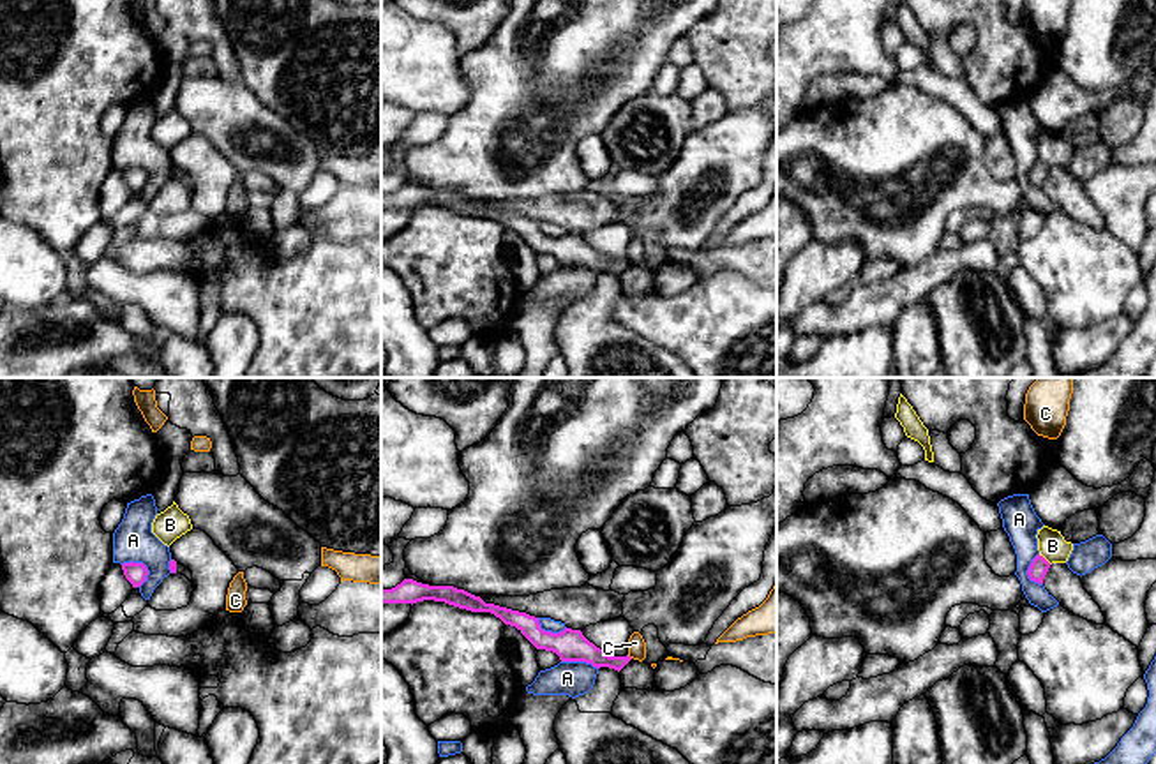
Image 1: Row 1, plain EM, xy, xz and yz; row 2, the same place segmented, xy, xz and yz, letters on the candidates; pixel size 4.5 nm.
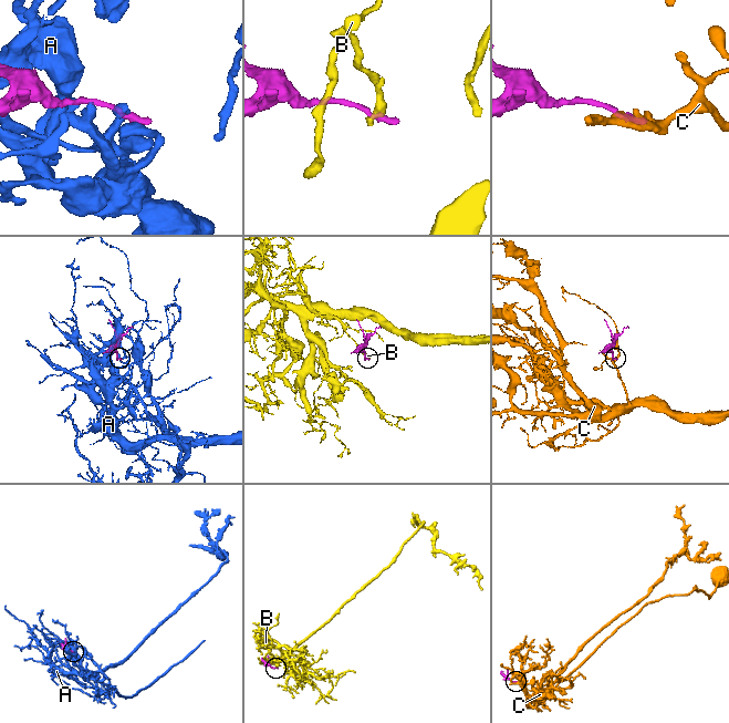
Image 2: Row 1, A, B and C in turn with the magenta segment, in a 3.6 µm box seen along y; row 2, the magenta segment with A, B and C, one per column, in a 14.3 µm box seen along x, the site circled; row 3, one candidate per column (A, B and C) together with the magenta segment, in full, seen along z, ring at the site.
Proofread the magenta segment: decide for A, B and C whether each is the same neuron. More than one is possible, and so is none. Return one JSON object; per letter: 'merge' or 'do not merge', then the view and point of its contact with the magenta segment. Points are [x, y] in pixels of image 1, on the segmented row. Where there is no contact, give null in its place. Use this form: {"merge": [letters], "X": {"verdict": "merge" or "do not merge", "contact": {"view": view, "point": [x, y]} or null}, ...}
{"merge": [], "A": {"verdict": "do not merge", "contact": {"view": "xy", "point": [140, 563]}}, "B": {"verdict": "do not merge", "contact": {"view": "yz", "point": [1043, 558]}}, "C": {"verdict": "do not merge", "contact": {"view": "xz", "point": [629, 657]}}}

